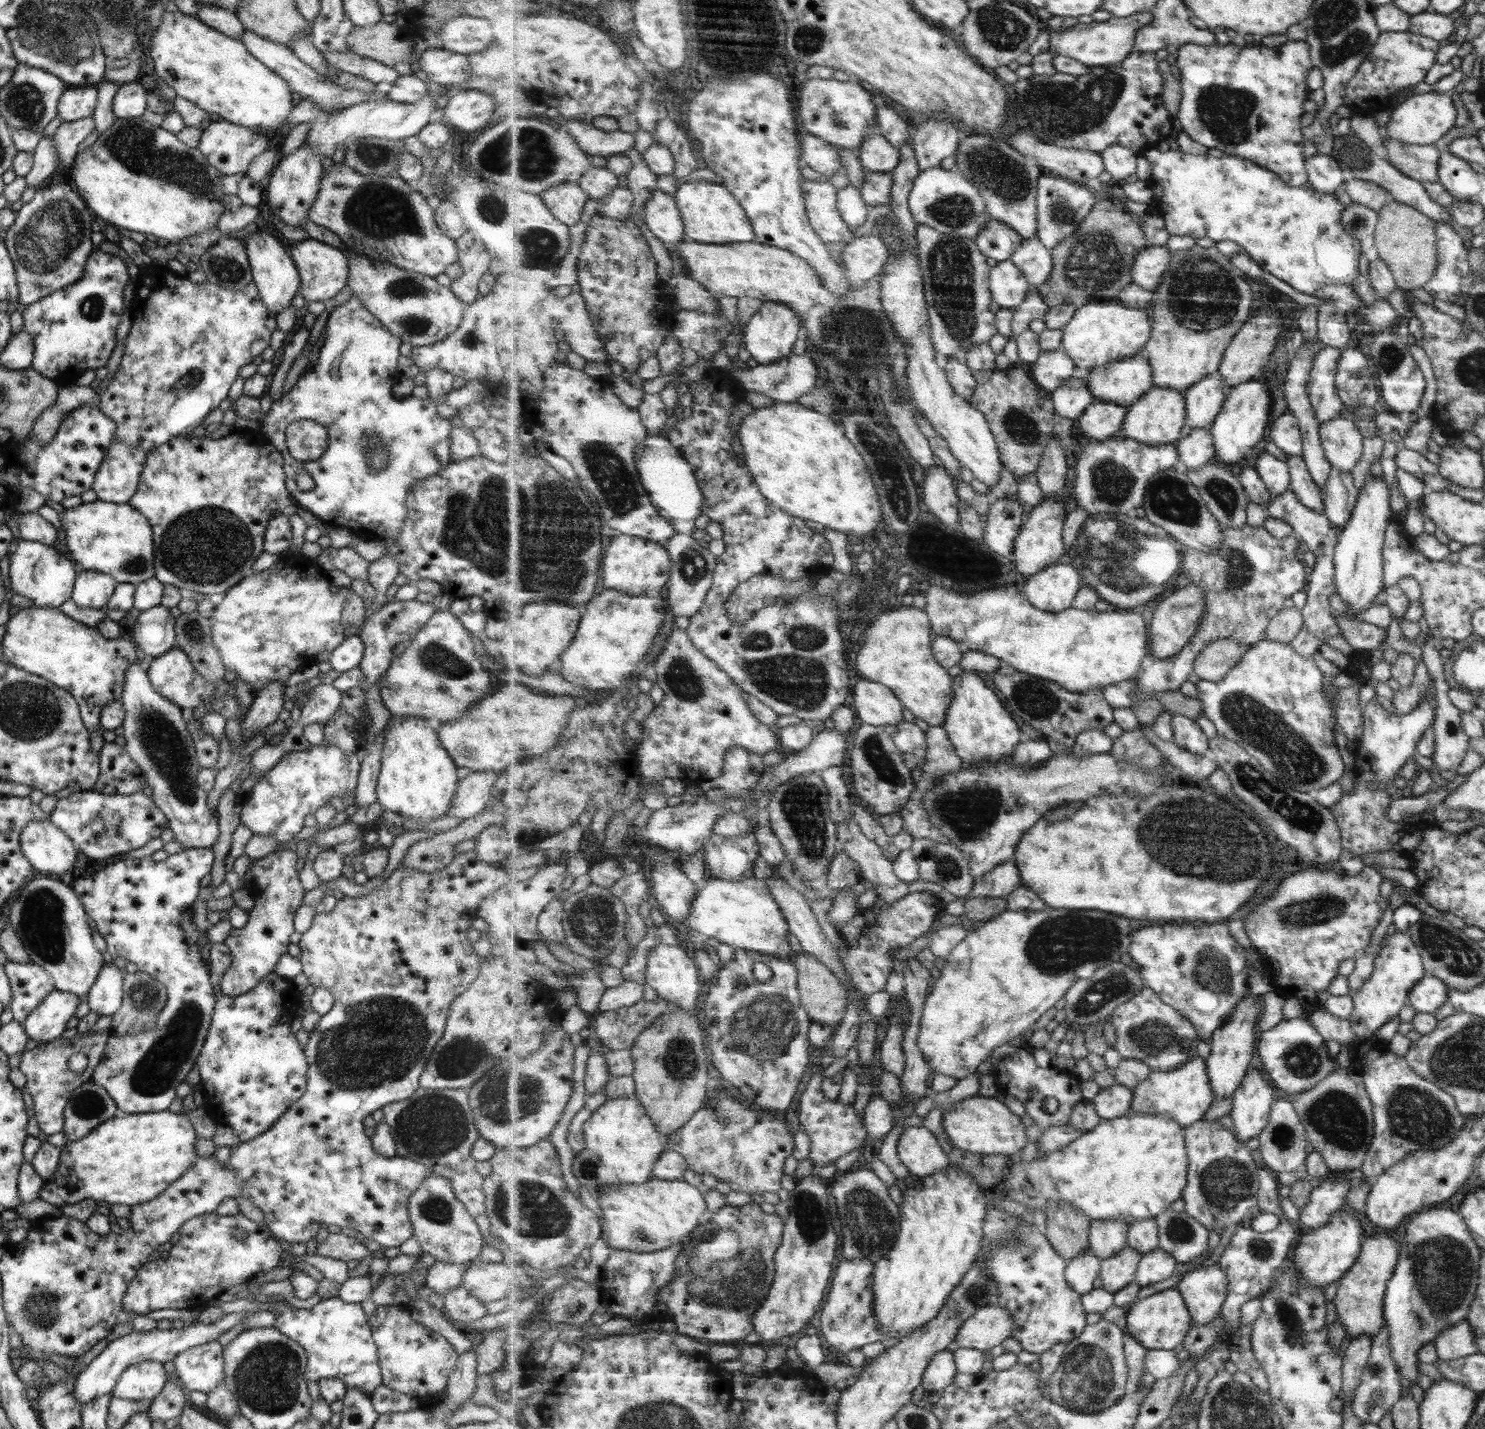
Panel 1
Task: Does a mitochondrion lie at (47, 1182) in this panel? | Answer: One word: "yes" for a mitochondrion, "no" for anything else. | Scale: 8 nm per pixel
no

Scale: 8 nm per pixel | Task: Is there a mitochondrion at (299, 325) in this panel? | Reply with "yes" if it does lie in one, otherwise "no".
no

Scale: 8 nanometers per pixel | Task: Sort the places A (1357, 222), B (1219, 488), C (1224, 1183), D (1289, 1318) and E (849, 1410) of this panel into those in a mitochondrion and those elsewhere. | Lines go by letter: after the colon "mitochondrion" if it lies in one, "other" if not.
A: mitochondrion
B: mitochondrion
C: mitochondrion
D: mitochondrion
E: other

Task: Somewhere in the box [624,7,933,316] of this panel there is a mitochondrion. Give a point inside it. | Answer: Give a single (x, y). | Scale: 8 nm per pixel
(812, 41)

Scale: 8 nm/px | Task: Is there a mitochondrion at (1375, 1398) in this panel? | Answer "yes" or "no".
yes

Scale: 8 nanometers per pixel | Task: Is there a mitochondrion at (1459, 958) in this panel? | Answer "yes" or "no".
yes

